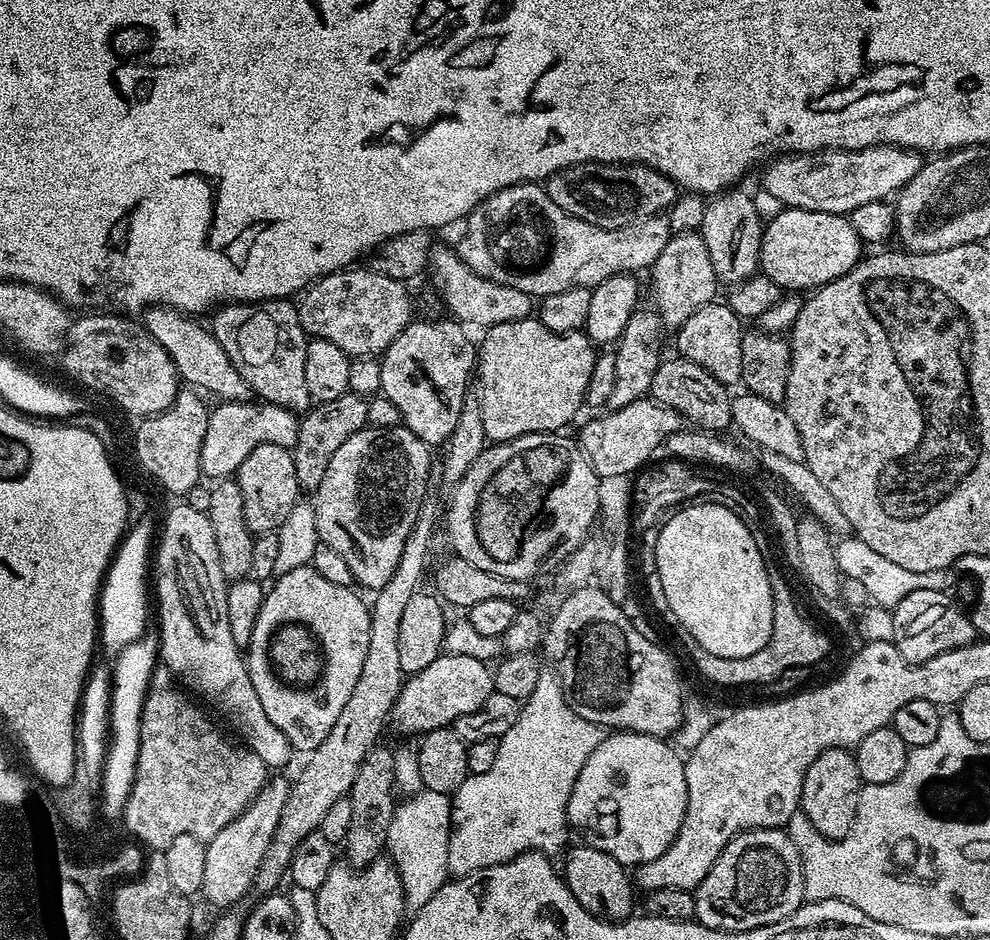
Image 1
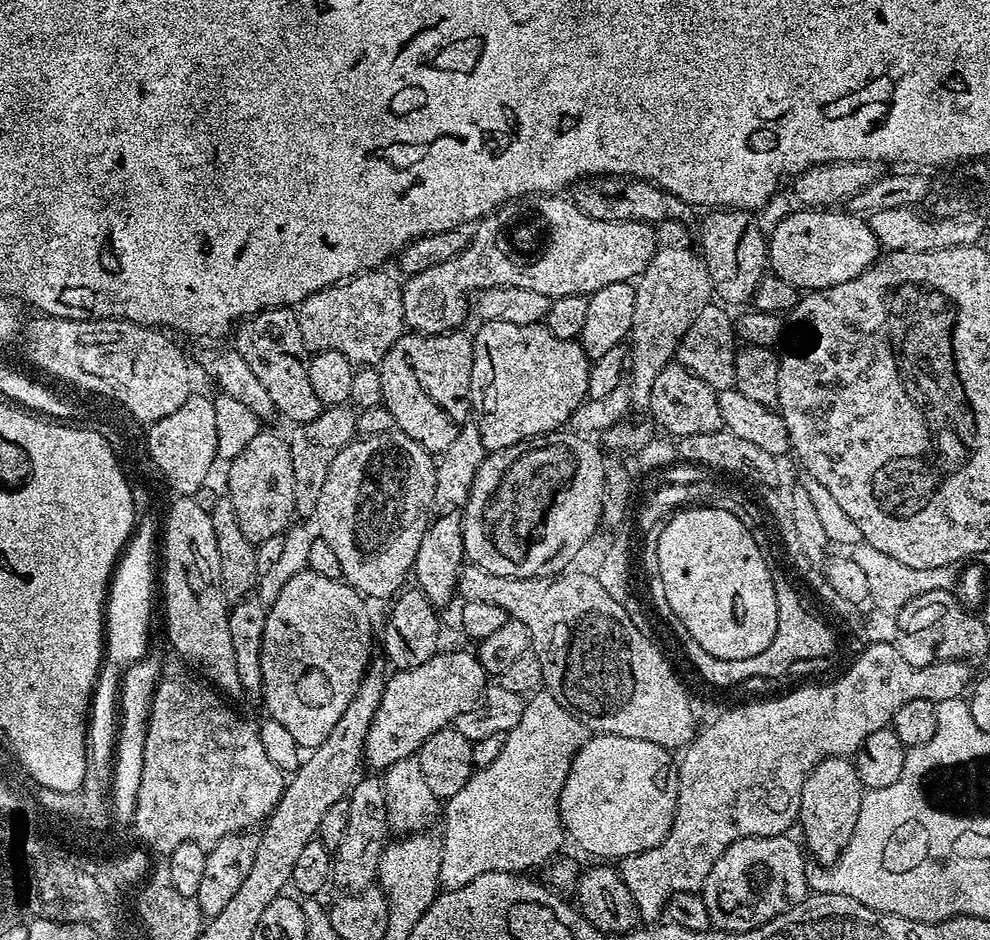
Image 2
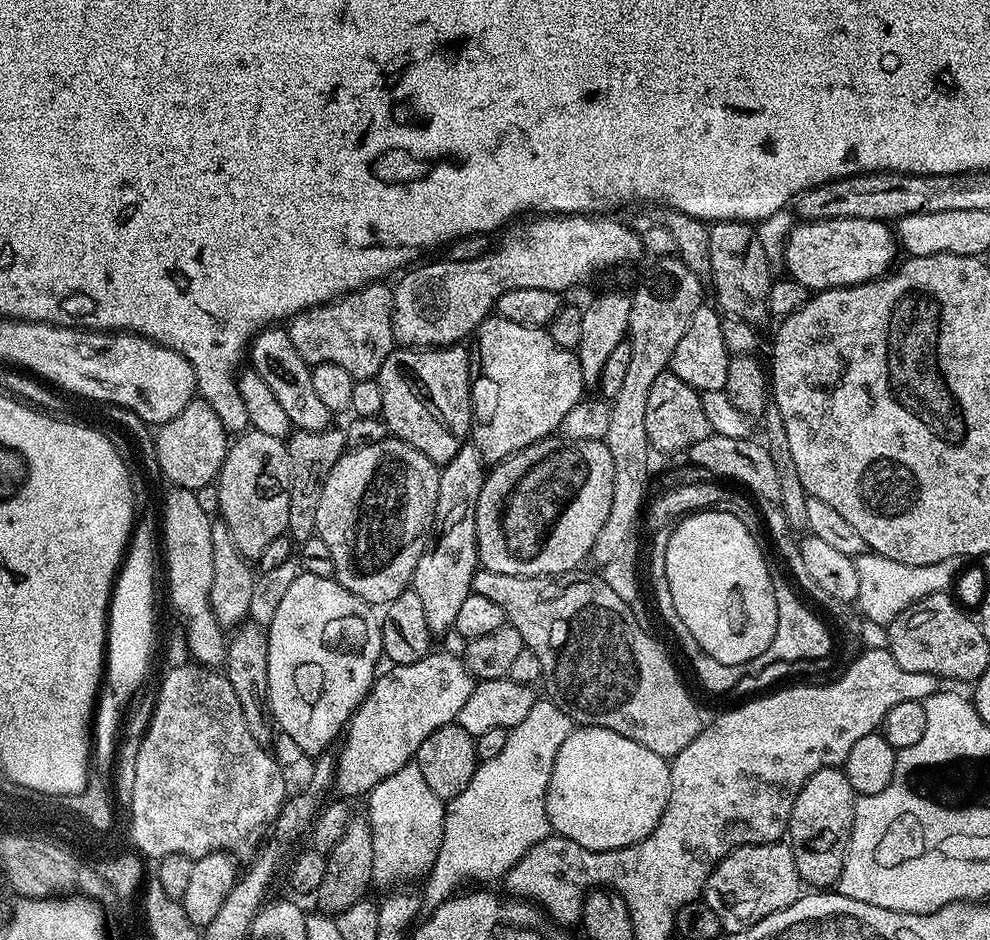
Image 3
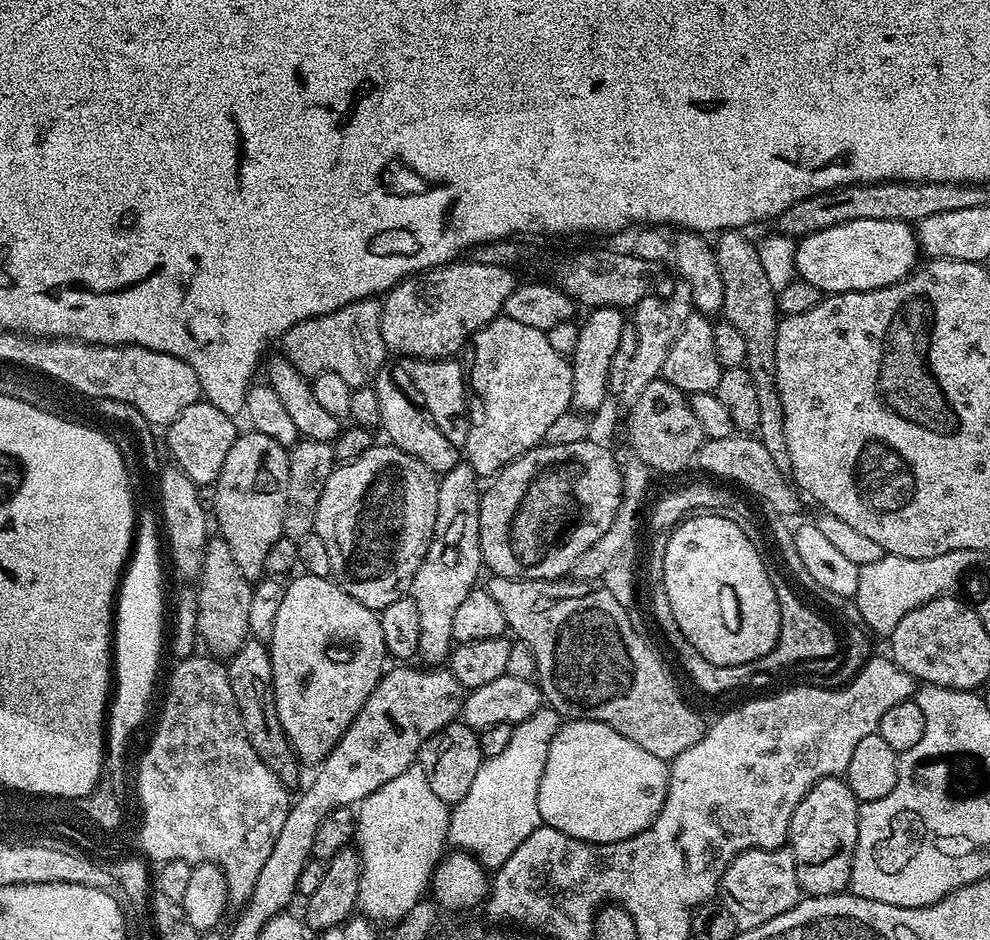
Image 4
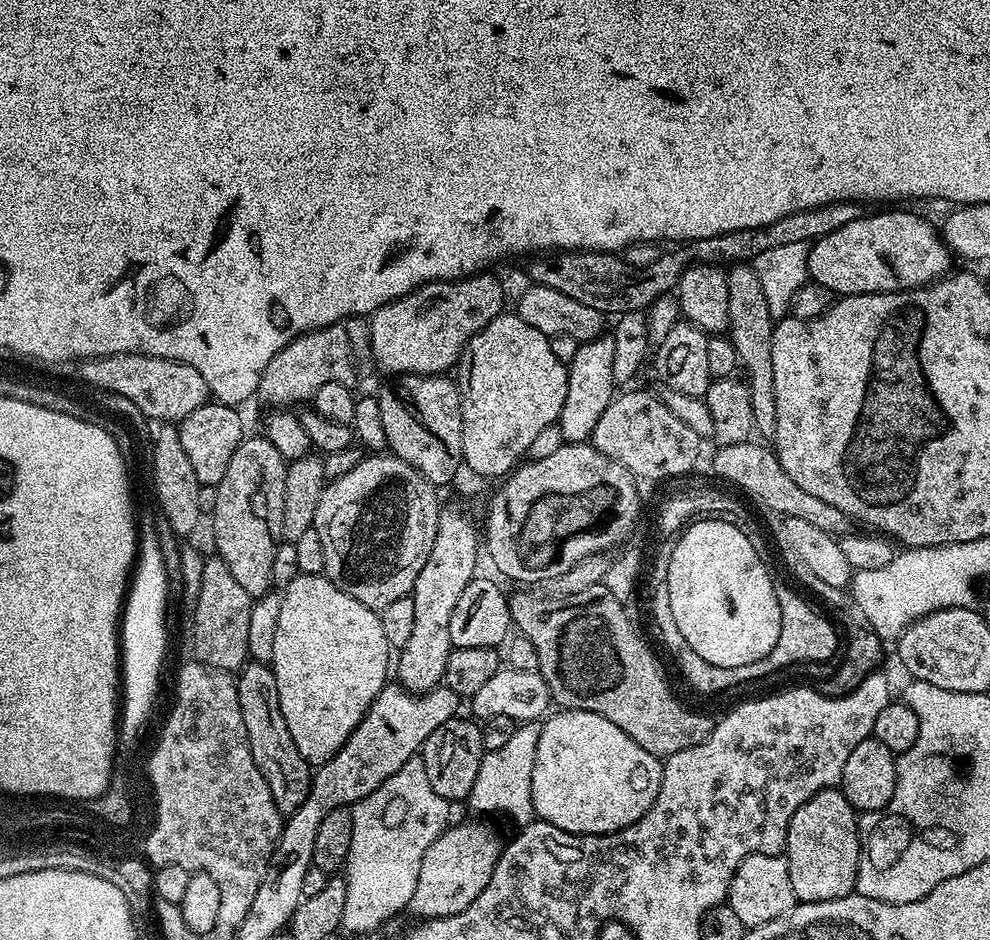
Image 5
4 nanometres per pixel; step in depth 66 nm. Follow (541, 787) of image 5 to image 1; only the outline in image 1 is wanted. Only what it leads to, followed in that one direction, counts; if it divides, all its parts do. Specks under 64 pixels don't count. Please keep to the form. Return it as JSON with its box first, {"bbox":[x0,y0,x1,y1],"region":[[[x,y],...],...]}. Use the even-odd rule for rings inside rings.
{"bbox":[568,731,688,866],"region":[[[617,731],[605,735],[574,782],[568,802],[568,823],[584,835],[593,848],[610,854],[625,866],[639,866],[658,858],[674,842],[686,814],[688,787],[681,753],[667,739],[637,732]]]}

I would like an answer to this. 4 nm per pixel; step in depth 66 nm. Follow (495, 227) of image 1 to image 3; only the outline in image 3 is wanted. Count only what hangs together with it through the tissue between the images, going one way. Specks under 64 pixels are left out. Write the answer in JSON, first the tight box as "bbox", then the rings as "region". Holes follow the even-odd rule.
{"bbox":[392,214,642,348],"region":[[[540,214],[529,219],[532,220],[529,224],[516,222],[505,227],[497,252],[489,251],[473,260],[441,258],[437,264],[428,264],[425,268],[409,267],[392,288],[393,341],[409,348],[447,348],[449,344],[467,341],[467,336],[469,339],[478,325],[493,315],[496,300],[504,292],[535,286],[538,290],[564,294],[567,293],[567,288],[576,288],[579,284],[586,283],[595,272],[628,264],[642,256],[642,236],[639,231],[635,232],[616,220],[604,219],[608,218],[600,214]]]}

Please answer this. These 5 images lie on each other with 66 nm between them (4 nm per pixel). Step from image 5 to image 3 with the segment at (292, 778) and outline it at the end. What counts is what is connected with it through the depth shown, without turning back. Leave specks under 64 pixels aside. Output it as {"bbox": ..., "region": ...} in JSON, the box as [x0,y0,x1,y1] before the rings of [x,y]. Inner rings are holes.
{"bbox":[224,618,274,745],"region":[[[249,618],[227,637],[226,643],[228,645],[228,653],[224,655],[226,675],[230,686],[234,686],[234,694],[238,694],[242,714],[246,717],[246,726],[250,726],[250,734],[254,734],[259,744],[271,745],[274,740],[274,721],[268,701],[268,679],[270,678],[268,629],[265,625],[256,624]]]}

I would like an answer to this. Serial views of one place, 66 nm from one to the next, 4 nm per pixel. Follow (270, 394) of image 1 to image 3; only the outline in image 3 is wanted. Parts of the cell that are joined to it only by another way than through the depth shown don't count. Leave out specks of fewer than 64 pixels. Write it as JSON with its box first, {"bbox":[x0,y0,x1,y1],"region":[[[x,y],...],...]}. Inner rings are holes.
{"bbox":[249,326,334,432],"region":[[[280,326],[265,328],[249,345],[249,361],[252,360],[253,371],[266,382],[266,386],[276,395],[282,410],[290,418],[293,427],[301,432],[317,432],[328,428],[334,420],[322,401],[315,394],[311,367],[294,348],[293,340],[287,329]]]}

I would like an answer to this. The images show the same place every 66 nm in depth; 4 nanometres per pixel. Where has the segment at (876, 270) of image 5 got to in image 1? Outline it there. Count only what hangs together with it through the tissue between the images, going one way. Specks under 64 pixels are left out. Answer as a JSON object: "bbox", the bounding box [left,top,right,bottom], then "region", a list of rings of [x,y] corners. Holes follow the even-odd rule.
{"bbox":[759,208,862,294],"region":[[[785,208],[782,214],[767,221],[760,247],[759,271],[774,282],[778,282],[782,290],[791,290],[793,293],[800,294],[805,291],[803,288],[815,290],[847,274],[851,268],[860,263],[862,259],[860,248],[862,249],[862,241],[848,216],[822,214],[801,208]]]}

